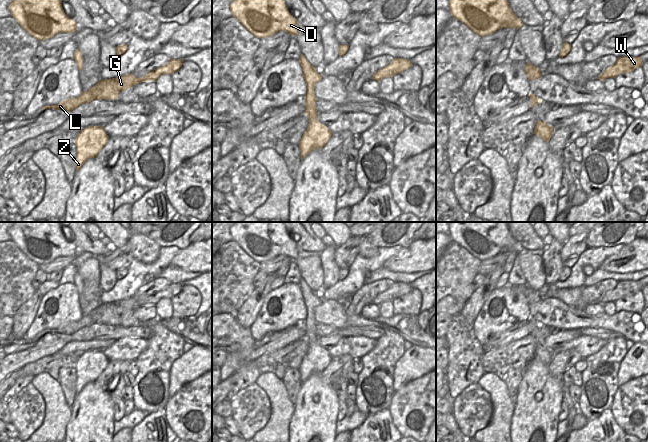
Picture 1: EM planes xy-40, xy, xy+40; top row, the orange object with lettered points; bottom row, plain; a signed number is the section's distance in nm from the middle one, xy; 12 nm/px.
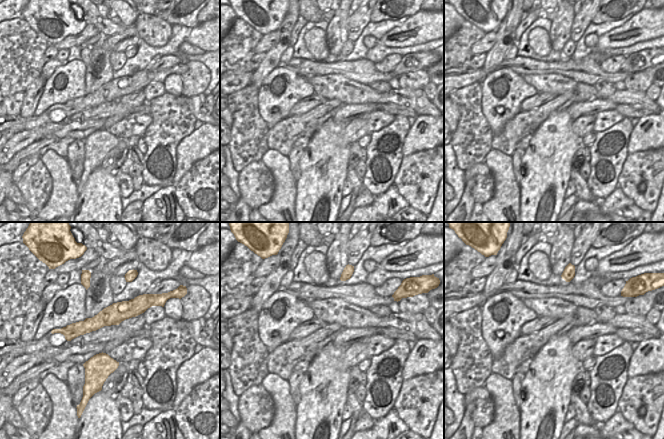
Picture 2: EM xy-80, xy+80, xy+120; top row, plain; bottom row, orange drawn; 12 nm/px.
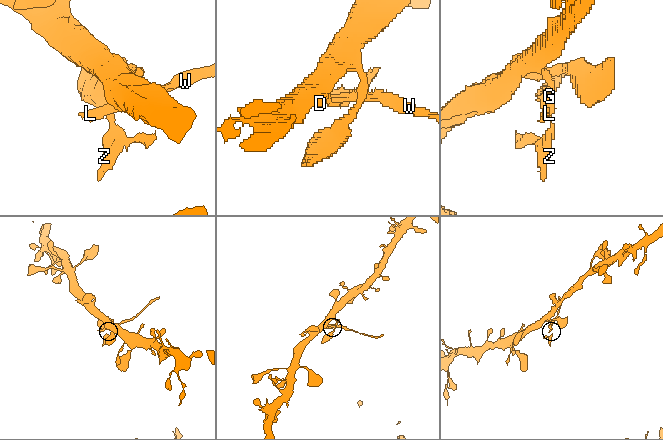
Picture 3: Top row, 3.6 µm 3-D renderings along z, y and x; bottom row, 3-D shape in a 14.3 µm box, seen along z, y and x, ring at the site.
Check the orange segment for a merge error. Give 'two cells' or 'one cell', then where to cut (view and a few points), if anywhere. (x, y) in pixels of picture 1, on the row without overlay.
two cells; cut in xy along (313, 309), (307, 310)

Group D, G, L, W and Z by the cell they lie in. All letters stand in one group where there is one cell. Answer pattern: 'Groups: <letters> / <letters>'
Groups: D / G L W Z

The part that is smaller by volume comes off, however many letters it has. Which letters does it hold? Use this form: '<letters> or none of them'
G, L, W, Z

